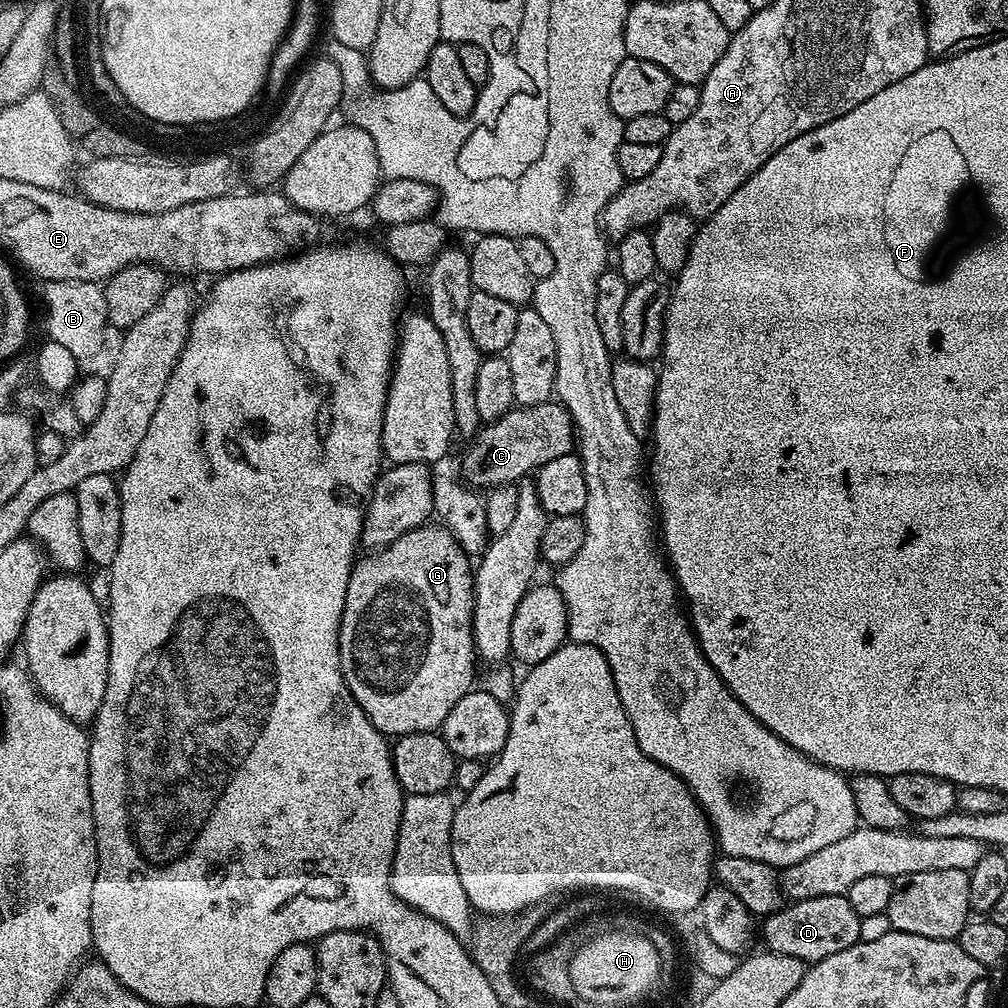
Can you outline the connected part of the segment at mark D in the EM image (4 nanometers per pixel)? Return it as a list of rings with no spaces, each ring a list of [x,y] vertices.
[[[847,895],[788,902],[778,911],[763,917],[763,947],[769,952],[790,954],[790,958],[798,958],[805,965],[811,966],[822,958],[830,958],[830,954],[838,954],[838,950],[846,950],[858,943],[862,938],[860,924],[862,918],[856,913],[854,906],[850,906]]]

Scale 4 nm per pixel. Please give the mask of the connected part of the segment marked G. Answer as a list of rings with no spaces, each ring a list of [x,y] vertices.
[[[425,522],[419,528],[410,530],[399,536],[394,542],[390,542],[385,548],[377,548],[367,553],[368,557],[357,559],[352,566],[350,582],[346,590],[346,606],[340,619],[340,669],[344,675],[346,686],[350,694],[362,706],[366,718],[377,730],[383,732],[385,737],[399,738],[406,734],[418,734],[419,732],[436,732],[446,722],[446,714],[458,706],[458,698],[473,691],[472,679],[476,676],[476,643],[472,637],[472,582],[474,568],[469,557],[460,547],[455,537],[448,529],[436,522]]]

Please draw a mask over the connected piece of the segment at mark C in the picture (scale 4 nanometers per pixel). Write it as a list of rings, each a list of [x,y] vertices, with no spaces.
[[[549,402],[525,408],[514,406],[506,414],[502,414],[502,418],[492,424],[484,424],[471,437],[469,444],[472,445],[465,450],[464,461],[460,464],[464,471],[463,479],[473,489],[487,490],[497,488],[499,484],[516,484],[527,477],[524,476],[527,472],[535,473],[546,462],[573,455],[578,437],[572,416],[563,404]]]

